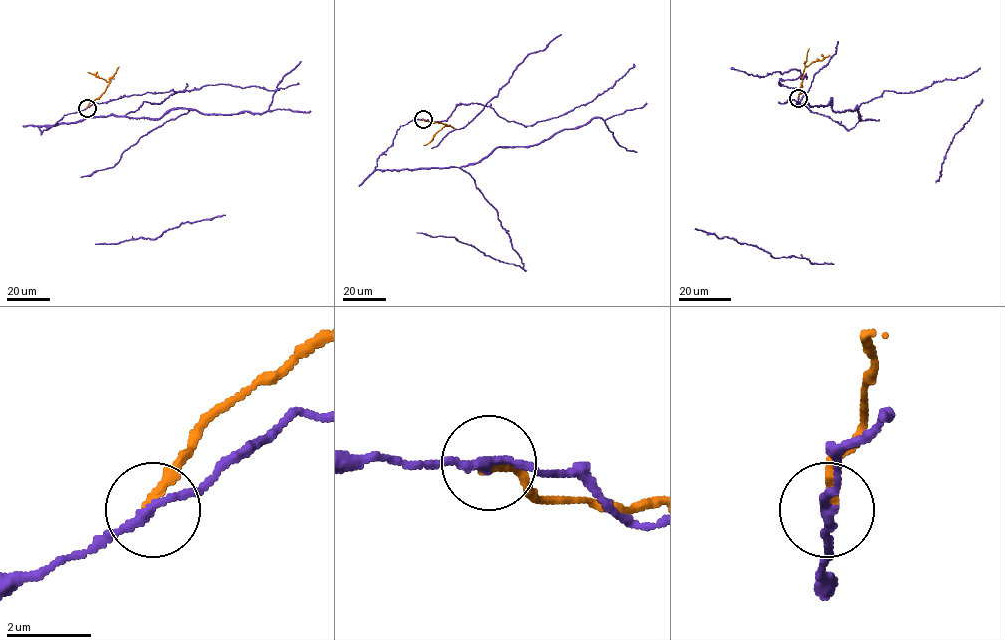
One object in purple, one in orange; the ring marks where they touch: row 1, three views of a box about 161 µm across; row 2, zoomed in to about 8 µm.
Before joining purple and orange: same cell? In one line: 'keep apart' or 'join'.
keep apart

